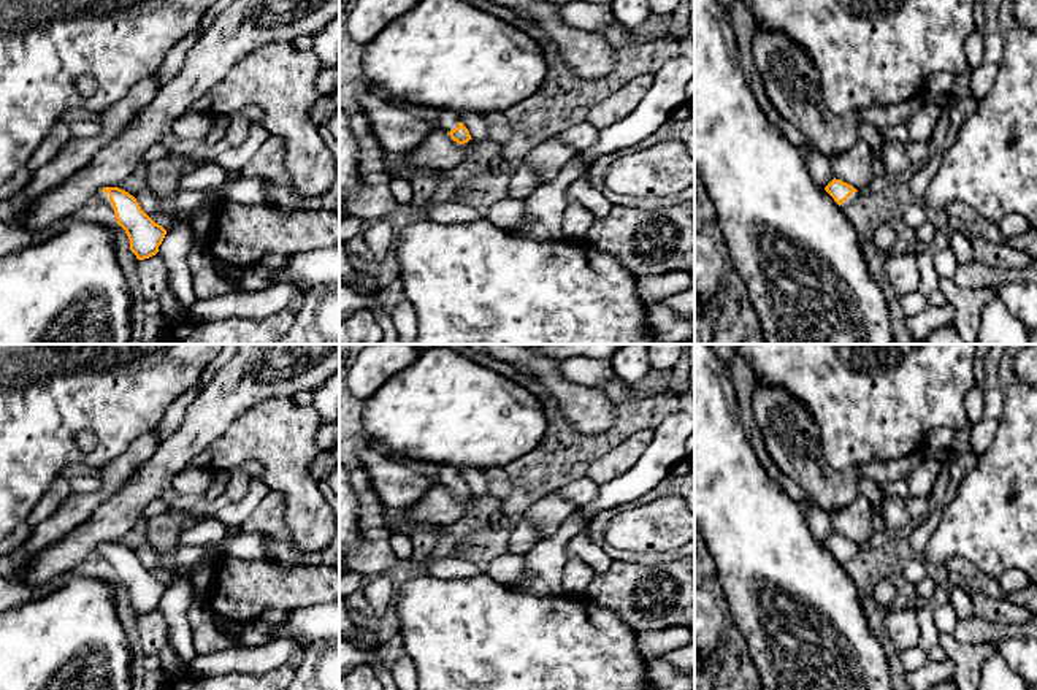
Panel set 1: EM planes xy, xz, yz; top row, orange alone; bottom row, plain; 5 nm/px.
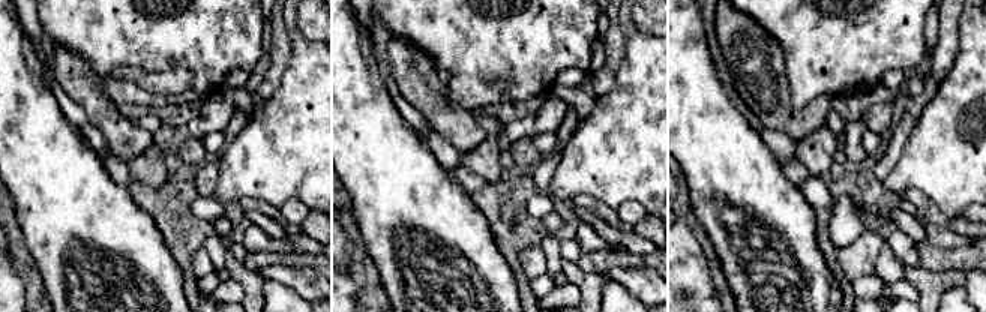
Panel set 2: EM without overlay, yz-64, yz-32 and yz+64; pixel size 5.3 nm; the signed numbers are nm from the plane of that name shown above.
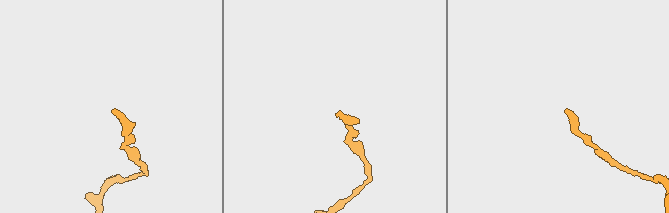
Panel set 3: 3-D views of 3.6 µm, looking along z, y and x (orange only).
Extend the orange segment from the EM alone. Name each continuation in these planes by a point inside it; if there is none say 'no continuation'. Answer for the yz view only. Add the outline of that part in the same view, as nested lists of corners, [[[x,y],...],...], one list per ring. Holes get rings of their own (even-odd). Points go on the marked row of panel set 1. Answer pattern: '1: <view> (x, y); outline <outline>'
1: yz (853, 200); outline [[[853,192],[845,201],[842,201],[840,208],[848,213],[853,208],[861,205],[861,192]]]

